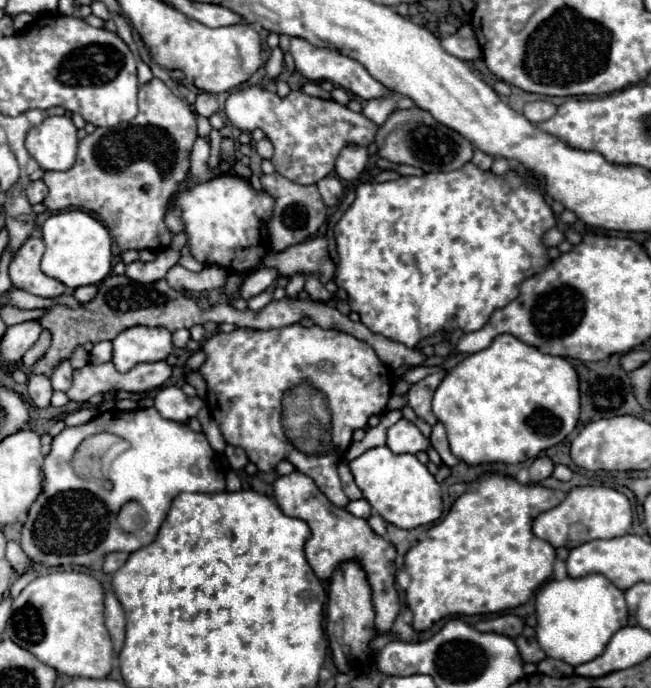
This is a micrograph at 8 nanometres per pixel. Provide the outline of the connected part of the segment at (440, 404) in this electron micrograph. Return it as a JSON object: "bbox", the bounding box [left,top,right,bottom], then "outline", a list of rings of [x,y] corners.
{"bbox":[432,335,580,465],"outline":[[[500,335],[488,349],[468,355],[444,377],[434,393],[432,411],[444,423],[450,451],[460,461],[468,465],[522,463],[558,445],[576,427],[580,413],[578,375],[566,359],[540,353],[536,347],[524,345],[512,335]]]}

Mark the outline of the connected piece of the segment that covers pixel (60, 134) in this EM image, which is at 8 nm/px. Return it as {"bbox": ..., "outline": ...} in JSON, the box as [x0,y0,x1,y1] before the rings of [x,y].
{"bbox":[26,115,78,171],"outline":[[[68,115],[48,117],[26,137],[28,153],[46,171],[68,171],[76,159],[78,129]]]}

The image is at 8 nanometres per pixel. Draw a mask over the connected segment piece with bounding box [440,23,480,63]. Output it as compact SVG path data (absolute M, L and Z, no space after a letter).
M464 23L454 35L442 37L440 43L450 55L454 55L454 57L458 57L462 61L472 63L480 55L480 45L478 45L476 35L474 35L474 31L472 31L472 27L468 23Z

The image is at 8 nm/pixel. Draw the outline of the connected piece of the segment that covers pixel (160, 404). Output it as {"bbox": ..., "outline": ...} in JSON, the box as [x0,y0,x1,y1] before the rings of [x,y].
{"bbox":[154,387,204,423],"outline":[[[164,387],[156,393],[154,407],[164,419],[184,423],[198,415],[198,411],[204,407],[204,401],[200,397],[184,395],[180,387]]]}

